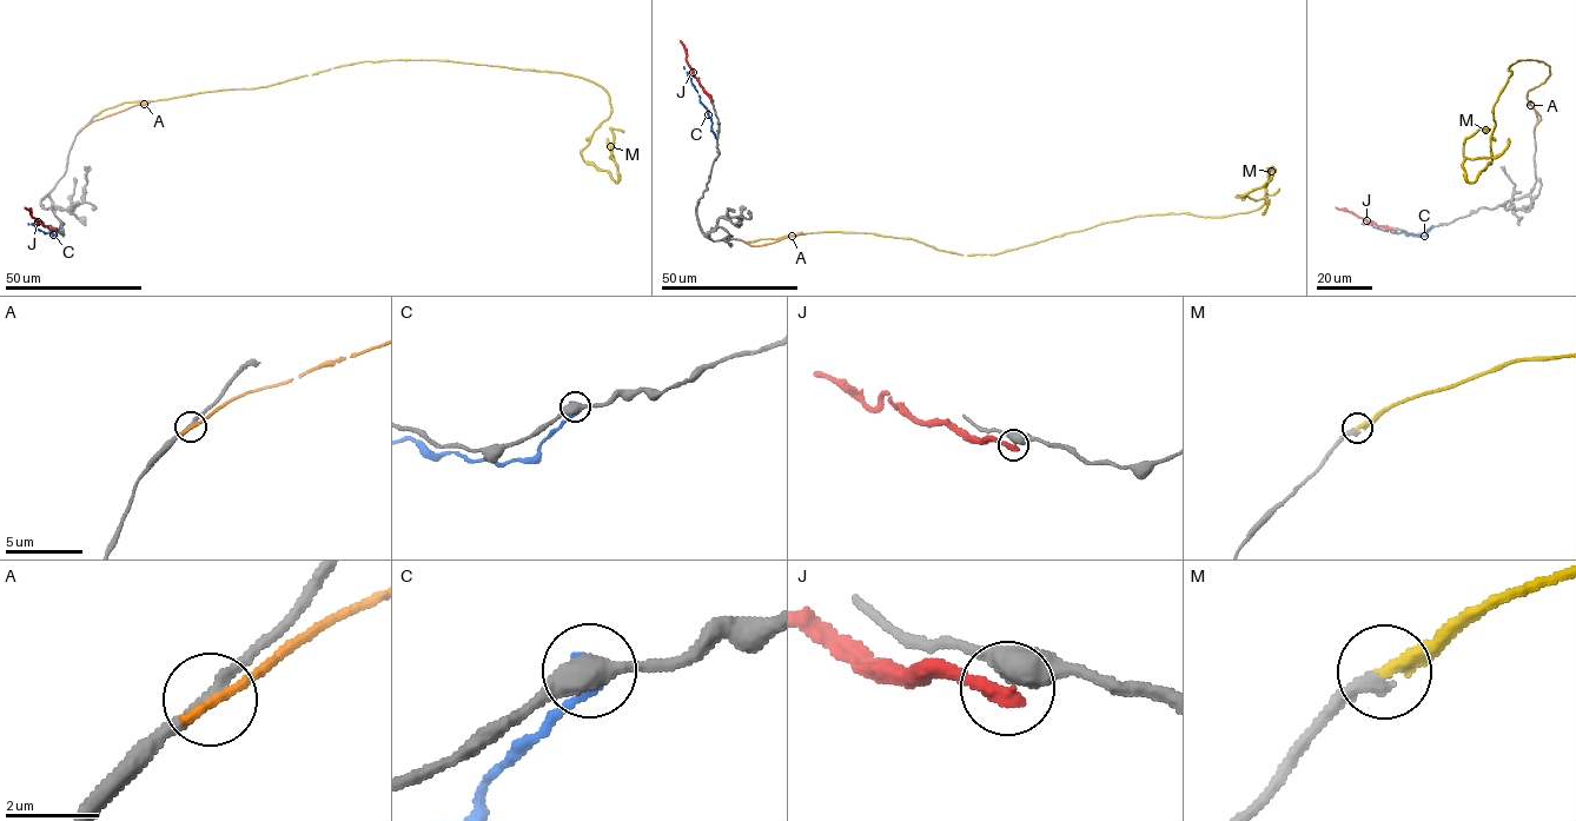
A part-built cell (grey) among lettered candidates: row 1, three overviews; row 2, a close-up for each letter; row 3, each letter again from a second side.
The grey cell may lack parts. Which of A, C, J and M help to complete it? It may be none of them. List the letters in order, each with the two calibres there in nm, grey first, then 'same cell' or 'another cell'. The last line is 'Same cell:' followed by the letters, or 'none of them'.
A: 220 nm thick on the grey side, 240 nm on the other; another cell
C: 480 nm thick on the grey side, 380 nm on the other; another cell
J: 550 nm thick on the grey side, 320 nm on the other; another cell
M: 280 nm thick on the grey side, 340 nm on the other; same cell
Same cell: M

